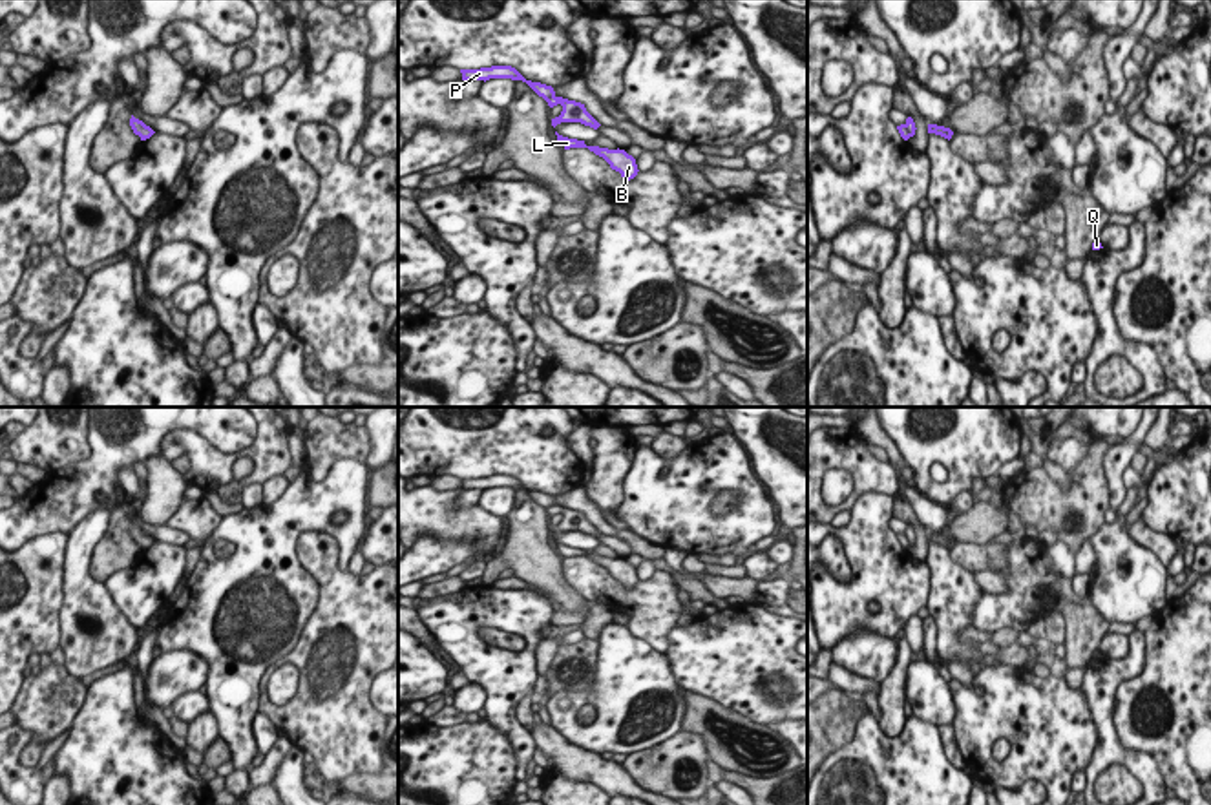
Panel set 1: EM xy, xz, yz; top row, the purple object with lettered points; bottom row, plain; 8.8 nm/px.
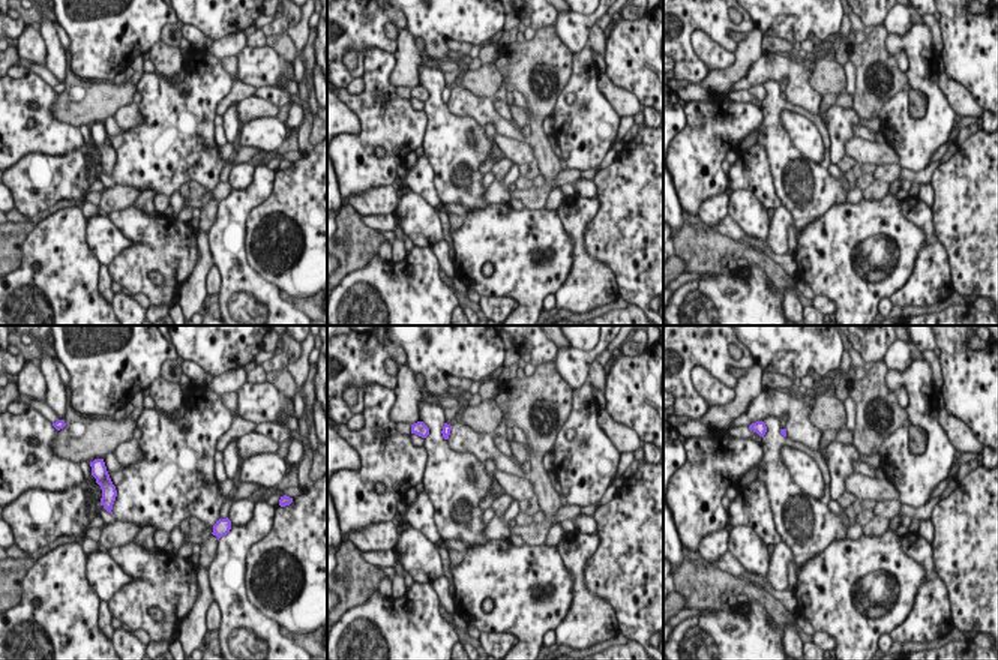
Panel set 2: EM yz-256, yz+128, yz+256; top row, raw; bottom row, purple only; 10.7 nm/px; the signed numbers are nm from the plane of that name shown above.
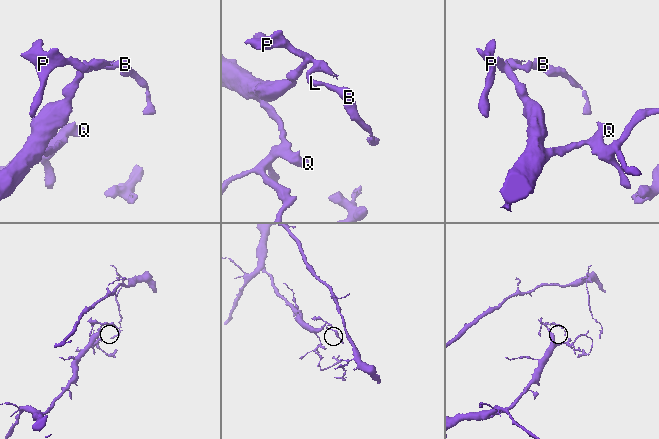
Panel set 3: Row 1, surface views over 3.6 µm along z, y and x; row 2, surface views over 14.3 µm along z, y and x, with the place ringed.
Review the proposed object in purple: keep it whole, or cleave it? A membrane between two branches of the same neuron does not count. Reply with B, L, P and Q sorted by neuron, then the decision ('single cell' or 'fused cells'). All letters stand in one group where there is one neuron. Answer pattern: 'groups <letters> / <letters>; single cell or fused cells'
groups B L Q / P; fused cells

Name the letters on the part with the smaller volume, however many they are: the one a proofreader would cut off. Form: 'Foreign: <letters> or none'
Foreign: P

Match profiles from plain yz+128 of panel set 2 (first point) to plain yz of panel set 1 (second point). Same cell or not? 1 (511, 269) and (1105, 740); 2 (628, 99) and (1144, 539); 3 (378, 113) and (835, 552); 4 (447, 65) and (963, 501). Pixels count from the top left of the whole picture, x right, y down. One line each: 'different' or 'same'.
1: different
2: same
3: different
4: same

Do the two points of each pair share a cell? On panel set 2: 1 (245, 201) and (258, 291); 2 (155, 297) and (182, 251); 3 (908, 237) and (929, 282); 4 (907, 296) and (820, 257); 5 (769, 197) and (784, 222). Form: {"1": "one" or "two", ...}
{"1": "one", "2": "one", "3": "two", "4": "two", "5": "two"}

